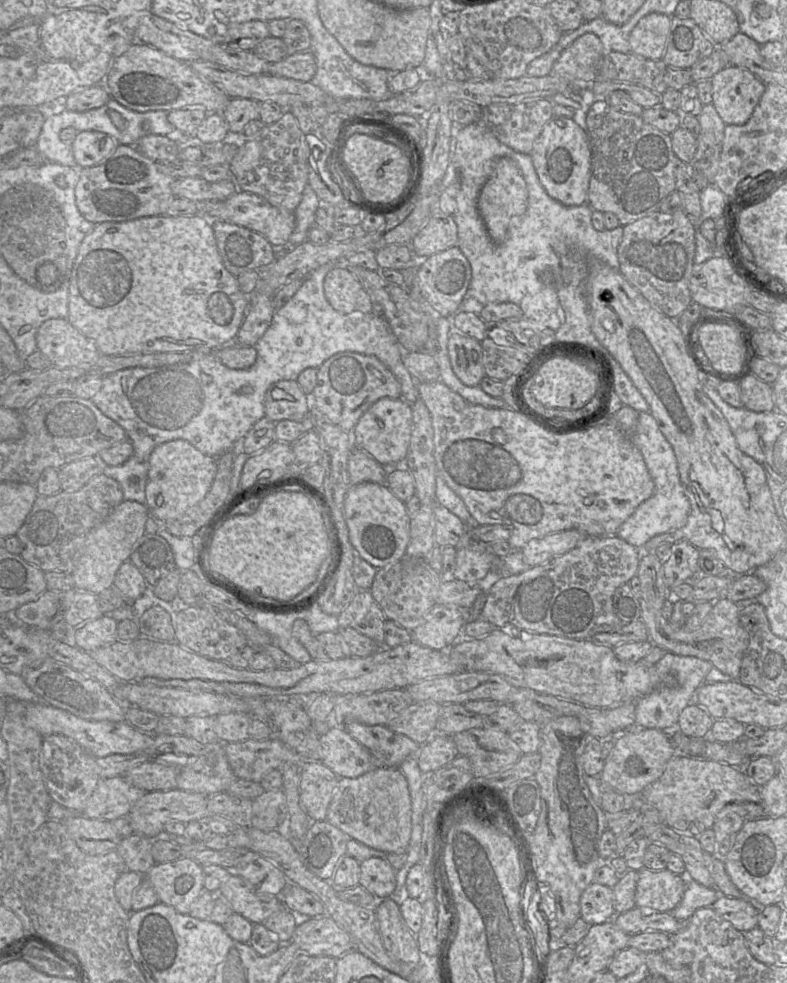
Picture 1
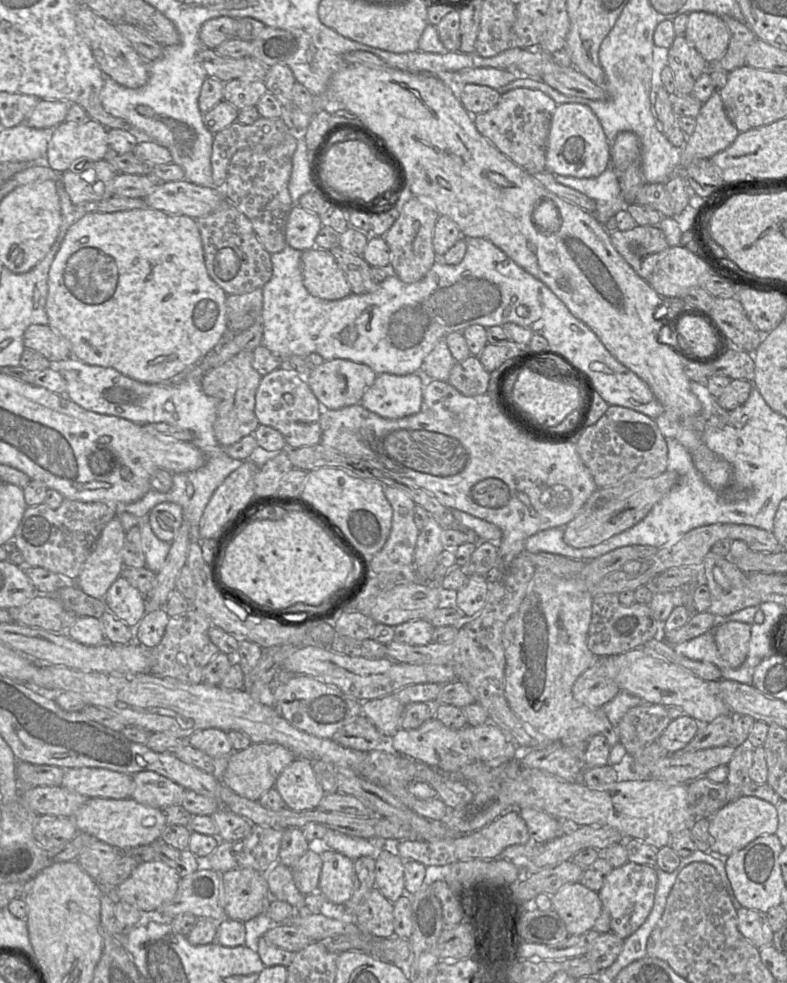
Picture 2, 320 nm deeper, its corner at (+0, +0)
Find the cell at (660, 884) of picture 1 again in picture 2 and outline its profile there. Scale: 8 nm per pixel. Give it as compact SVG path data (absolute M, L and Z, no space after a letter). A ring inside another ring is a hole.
M628 861L623 866L613 868L604 877L604 884L598 895L603 908L610 914L610 931L621 939L634 933L651 912L657 888L657 867Z

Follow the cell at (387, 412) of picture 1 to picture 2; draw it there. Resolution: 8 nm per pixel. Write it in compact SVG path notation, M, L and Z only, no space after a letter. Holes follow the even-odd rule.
M421 372L408 375L378 374L360 404L380 417L397 420L417 414L422 407L425 382Z

